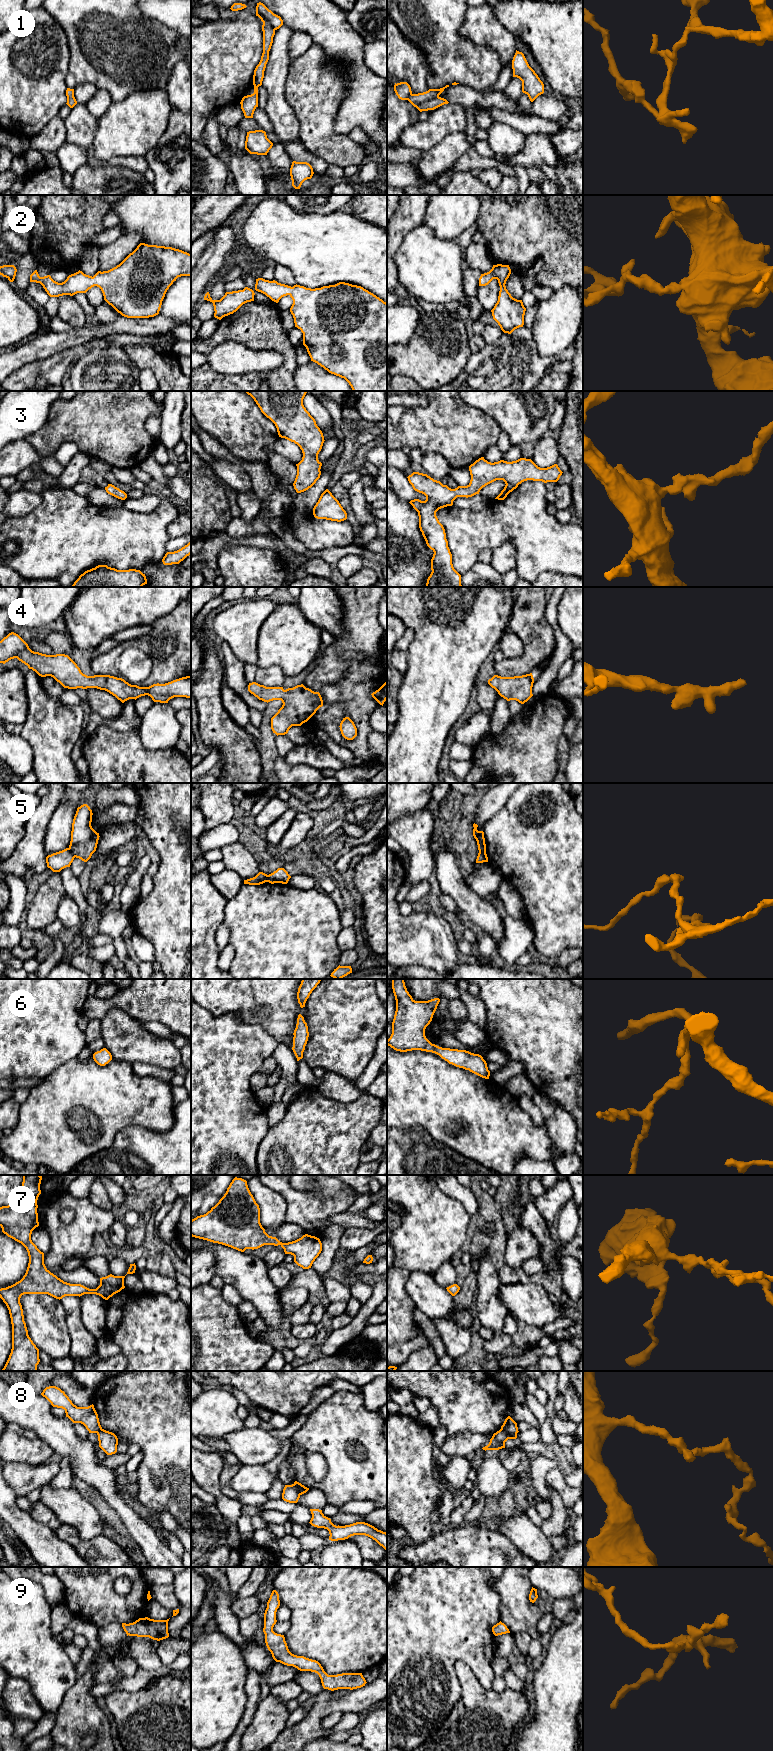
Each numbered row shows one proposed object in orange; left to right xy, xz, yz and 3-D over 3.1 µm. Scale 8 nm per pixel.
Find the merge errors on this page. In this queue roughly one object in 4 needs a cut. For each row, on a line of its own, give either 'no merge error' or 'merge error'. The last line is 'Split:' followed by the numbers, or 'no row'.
1: merge error
2: no merge error
3: no merge error
4: no merge error
5: merge error
6: no merge error
7: no merge error
8: merge error
9: no merge error
Split: 1, 5, 8

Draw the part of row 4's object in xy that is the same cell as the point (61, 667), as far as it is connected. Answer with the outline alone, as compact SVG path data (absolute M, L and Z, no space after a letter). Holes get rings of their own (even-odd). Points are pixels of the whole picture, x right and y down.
M11 632L0 641L0 663L5 664L14 658L41 677L53 677L64 688L105 690L122 703L145 695L150 696L154 702L160 703L168 703L174 697L191 698L191 676L149 687L131 685L122 678L110 675L87 676L68 655L46 655L34 652L18 634Z

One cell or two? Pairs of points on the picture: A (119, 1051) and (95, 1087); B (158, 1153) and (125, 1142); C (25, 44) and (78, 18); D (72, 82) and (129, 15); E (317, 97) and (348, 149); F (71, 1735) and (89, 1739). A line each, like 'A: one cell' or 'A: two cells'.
A: two cells
B: one cell
C: two cells
D: one cell
E: one cell
F: two cells

